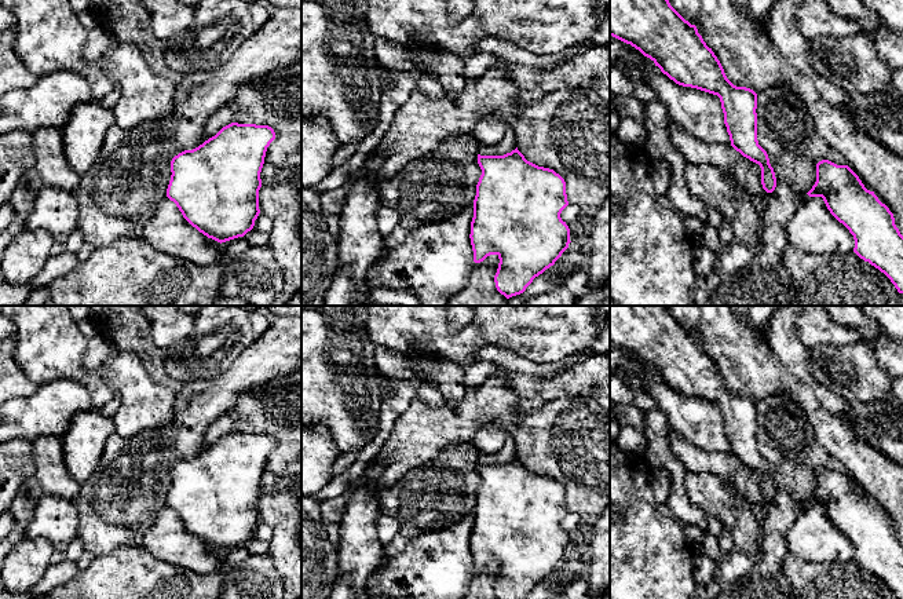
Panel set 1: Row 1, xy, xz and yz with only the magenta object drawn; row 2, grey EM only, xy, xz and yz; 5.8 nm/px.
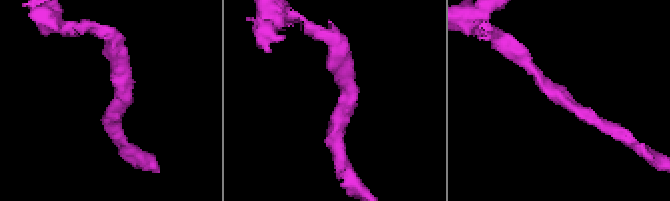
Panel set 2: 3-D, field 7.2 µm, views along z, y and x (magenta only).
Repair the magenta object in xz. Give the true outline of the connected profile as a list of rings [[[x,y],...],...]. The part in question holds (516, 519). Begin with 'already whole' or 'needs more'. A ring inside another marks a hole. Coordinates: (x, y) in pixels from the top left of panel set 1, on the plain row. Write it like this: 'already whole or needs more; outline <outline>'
already whole; outline [[[518,456],[504,464],[478,463],[478,472],[482,483],[476,493],[469,543],[474,570],[480,571],[497,563],[497,599],[526,599],[535,585],[555,573],[571,551],[570,537],[560,526],[569,514],[566,490],[553,478],[527,470]]]

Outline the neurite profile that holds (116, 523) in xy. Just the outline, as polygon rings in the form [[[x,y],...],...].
[[[301,315],[274,318],[260,339],[249,346],[229,370],[213,379],[183,384],[168,425],[143,430],[129,438],[114,432],[105,443],[96,470],[81,483],[80,493],[73,500],[80,519],[78,538],[85,551],[106,555],[124,545],[140,545],[146,530],[167,507],[172,467],[201,453],[208,428],[233,409],[244,392],[300,369]]]

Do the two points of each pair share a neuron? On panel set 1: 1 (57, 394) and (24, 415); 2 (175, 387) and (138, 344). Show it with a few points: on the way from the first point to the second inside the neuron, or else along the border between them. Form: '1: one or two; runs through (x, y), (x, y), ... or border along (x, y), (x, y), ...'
1: one; runs through (48, 402), (36, 415), (32, 415)
2: one; runs through (164, 379), (156, 371), (149, 355)

